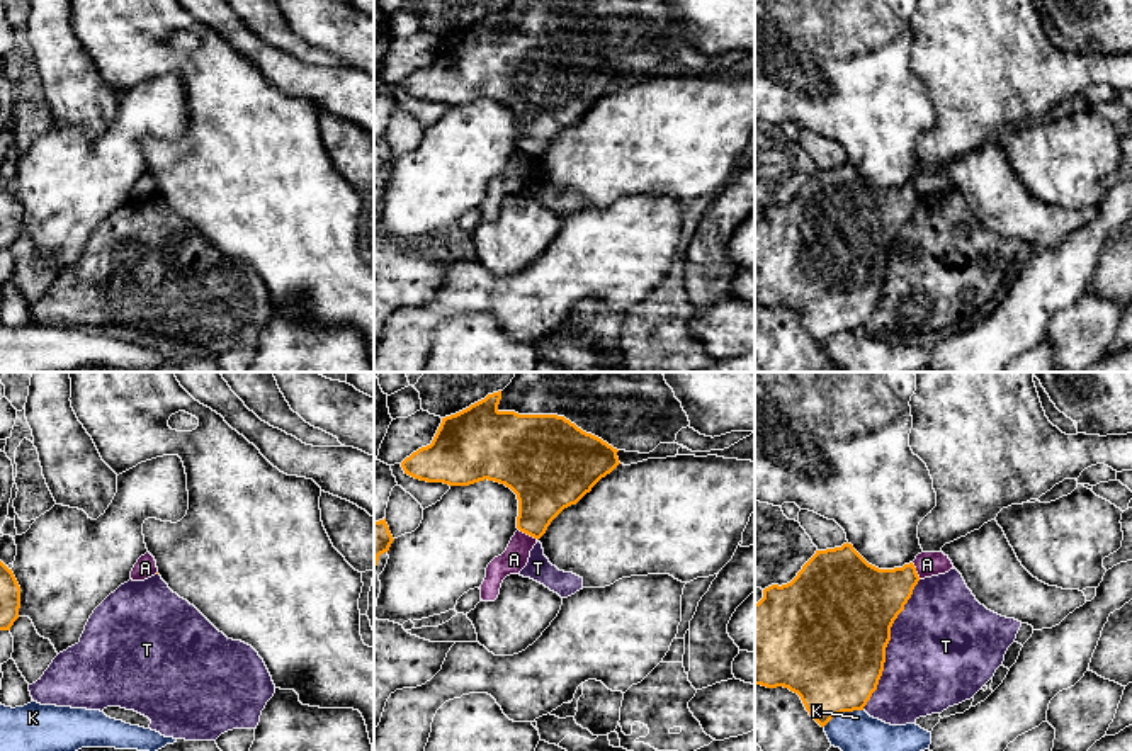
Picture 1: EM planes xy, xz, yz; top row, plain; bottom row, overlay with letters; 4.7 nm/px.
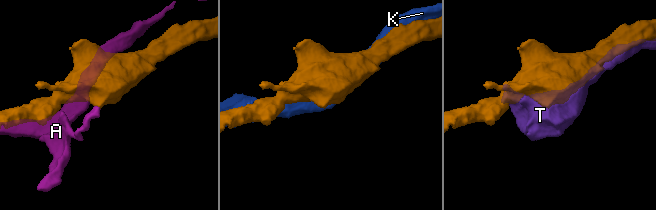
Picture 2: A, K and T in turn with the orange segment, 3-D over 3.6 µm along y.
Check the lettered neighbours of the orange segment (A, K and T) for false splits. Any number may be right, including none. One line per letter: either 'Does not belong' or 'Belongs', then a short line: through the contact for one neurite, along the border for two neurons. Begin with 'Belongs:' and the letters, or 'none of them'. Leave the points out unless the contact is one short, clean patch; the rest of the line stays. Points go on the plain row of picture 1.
Belongs: none of them
A: Does not belong. Line: xz (519, 148), (537, 158)
K: Does not belong
T: Does not belong

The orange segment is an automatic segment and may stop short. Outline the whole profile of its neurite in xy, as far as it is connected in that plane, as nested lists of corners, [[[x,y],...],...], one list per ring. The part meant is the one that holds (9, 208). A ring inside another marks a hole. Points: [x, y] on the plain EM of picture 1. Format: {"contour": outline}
{"contour": [[[0,180],[0,250],[10,250],[19,238],[20,206],[12,192]]]}

